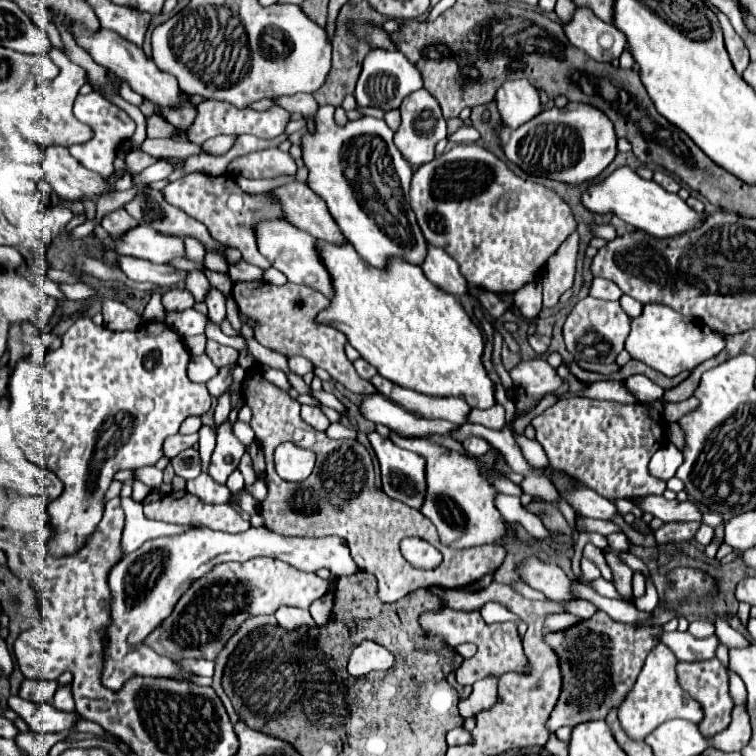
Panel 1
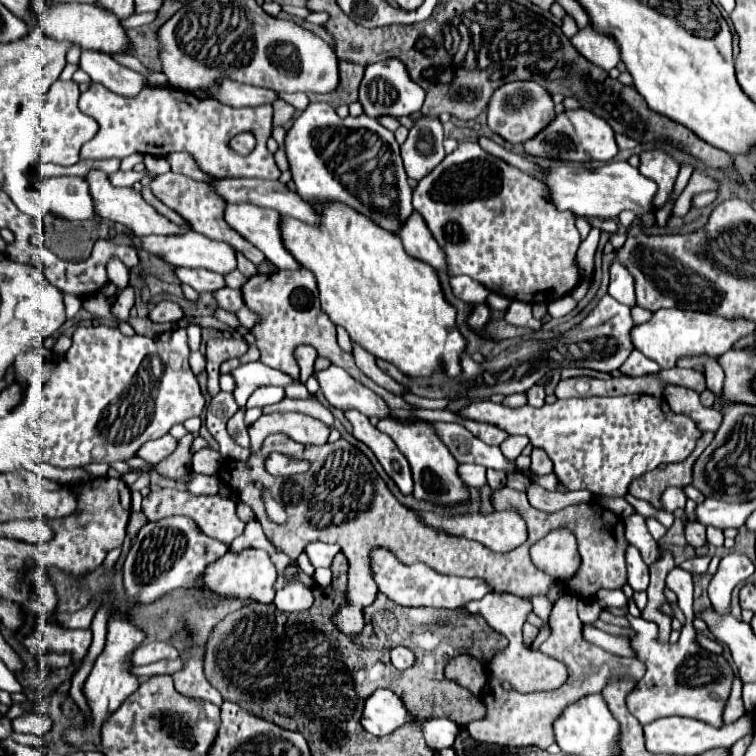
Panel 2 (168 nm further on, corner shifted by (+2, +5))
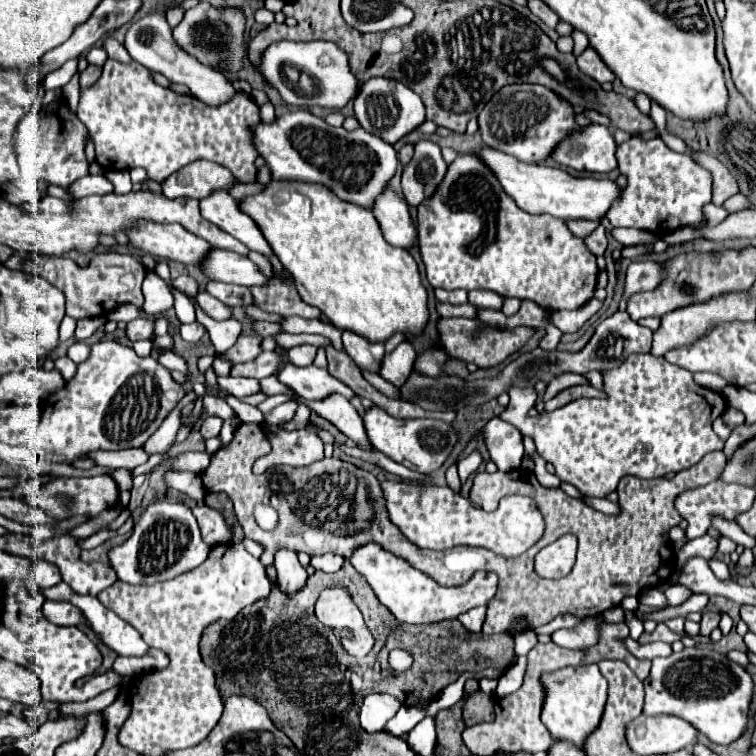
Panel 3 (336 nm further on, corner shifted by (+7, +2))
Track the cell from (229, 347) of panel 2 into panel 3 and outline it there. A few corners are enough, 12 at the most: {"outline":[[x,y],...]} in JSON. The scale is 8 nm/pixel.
{"outline":[[240,334],[222,356],[230,362],[250,362],[260,348],[260,336]]}

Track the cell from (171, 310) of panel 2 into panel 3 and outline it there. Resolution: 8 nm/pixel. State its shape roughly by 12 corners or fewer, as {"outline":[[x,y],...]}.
{"outline":[[150,318],[128,322],[126,336],[130,342],[150,340],[154,322]]}

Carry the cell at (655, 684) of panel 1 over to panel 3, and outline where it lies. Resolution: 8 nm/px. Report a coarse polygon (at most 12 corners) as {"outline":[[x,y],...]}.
{"outline":[[712,648],[654,658],[644,714],[716,744],[748,730],[754,682]]}

